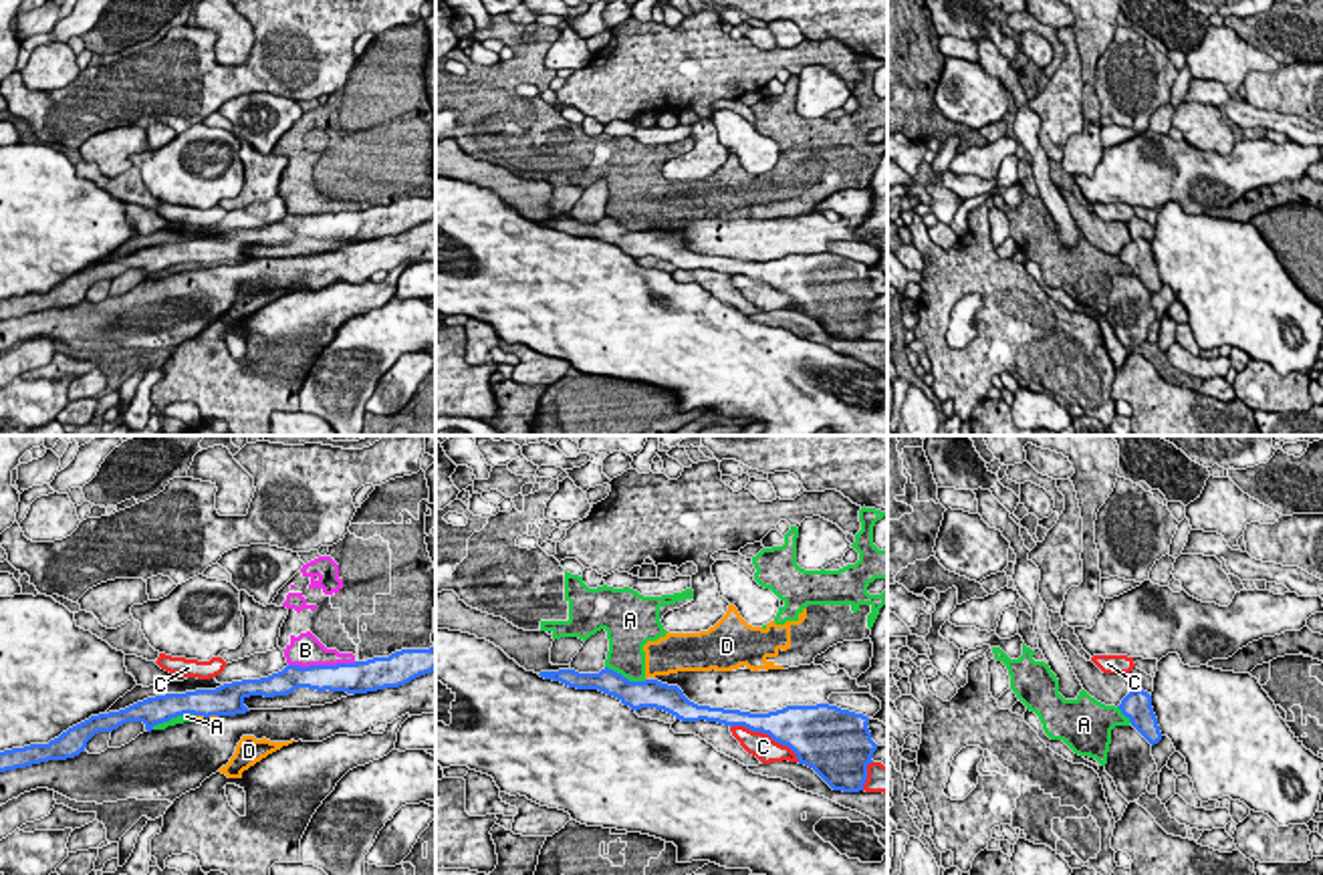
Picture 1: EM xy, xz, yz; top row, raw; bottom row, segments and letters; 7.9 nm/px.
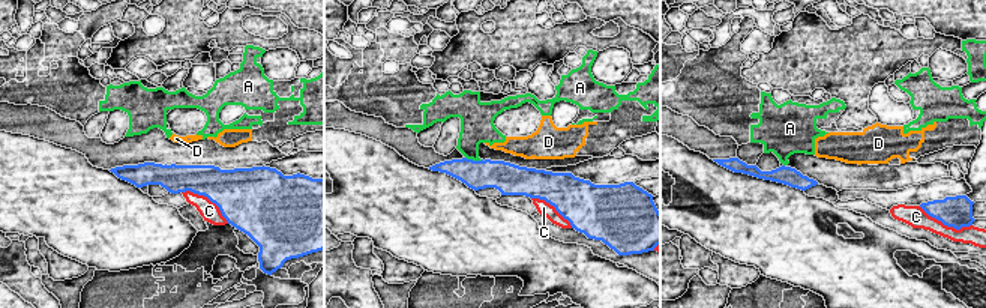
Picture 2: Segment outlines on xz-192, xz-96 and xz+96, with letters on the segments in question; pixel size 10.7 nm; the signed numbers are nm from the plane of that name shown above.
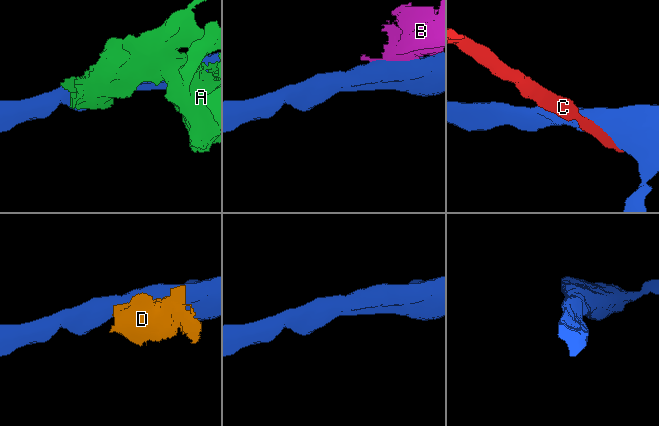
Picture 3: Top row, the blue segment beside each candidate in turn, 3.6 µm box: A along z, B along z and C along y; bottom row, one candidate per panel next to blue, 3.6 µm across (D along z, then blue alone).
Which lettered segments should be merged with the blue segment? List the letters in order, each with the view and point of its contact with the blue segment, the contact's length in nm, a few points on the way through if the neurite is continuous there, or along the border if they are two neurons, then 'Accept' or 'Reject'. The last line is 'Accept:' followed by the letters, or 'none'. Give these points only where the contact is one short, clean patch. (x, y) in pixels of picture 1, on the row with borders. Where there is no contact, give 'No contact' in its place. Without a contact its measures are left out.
A: Touches blue at xy (172, 716). Shared border 380 nm. Boundary: xy (194, 714), (178, 714), (152, 728). Reject
B: Touches blue at xy (321, 666). Shared border 550 nm. Reject
C: Touches blue at xz (767, 732). Shared border 600 nm. Reject
D: Touches blue at xy (200, 714). Shared border 100 nm. Boundary: xy (194, 714), (204, 716). Reject
Accept: none

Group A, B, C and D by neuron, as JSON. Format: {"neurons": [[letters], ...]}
{"neurons": [["A", "D"], ["B"], ["C"]]}

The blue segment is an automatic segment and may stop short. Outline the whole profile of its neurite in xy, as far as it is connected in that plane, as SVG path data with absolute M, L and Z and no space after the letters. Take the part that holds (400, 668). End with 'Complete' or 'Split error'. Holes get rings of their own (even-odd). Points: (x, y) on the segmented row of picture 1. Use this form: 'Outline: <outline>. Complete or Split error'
Outline: M436 645L430 649L401 649L389 657L373 657L337 665L286 665L282 671L260 679L224 683L216 690L165 694L137 702L125 710L91 716L69 728L48 744L30 744L0 752L0 772L26 768L48 760L67 760L85 752L87 742L99 732L113 732L127 722L143 722L151 732L171 718L194 716L236 716L250 712L244 700L250 696L288 696L298 688L317 692L367 694L385 688L399 688L436 669Z. Complete

